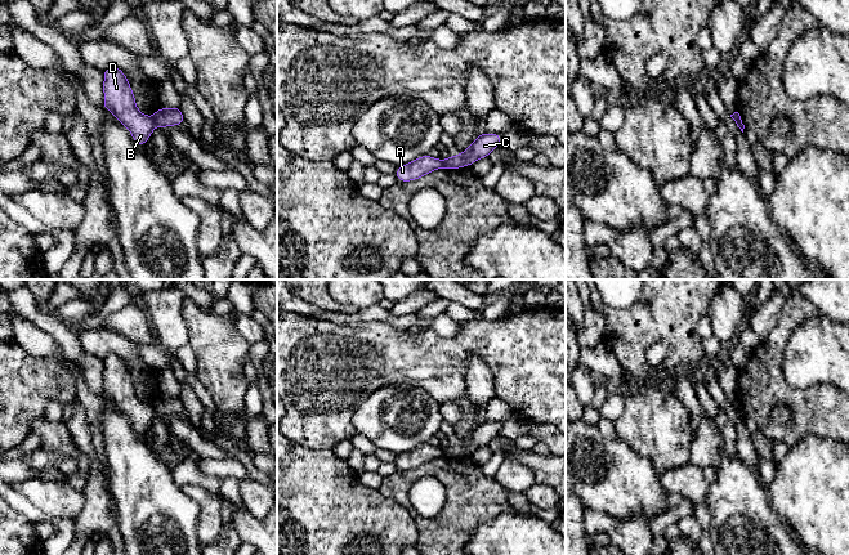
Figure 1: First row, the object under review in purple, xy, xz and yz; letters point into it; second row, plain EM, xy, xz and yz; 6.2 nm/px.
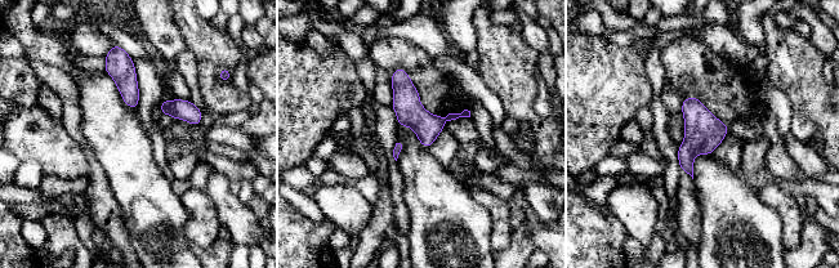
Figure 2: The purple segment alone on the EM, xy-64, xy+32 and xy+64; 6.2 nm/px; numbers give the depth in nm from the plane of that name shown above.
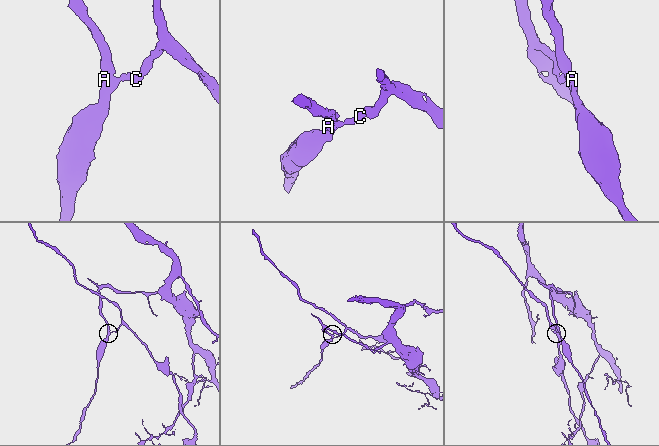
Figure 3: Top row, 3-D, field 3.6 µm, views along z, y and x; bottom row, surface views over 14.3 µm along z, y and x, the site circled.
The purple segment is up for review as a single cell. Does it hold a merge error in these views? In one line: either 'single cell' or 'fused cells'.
fused cells

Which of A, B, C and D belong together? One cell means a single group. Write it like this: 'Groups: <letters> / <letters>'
Groups: A B D / C

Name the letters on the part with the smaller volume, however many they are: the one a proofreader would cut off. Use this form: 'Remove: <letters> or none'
Remove: C

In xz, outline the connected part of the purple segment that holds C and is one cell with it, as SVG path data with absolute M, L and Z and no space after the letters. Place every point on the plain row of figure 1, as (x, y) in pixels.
M496 421L479 422L466 439L463 439L459 444L448 444L443 449L444 457L456 458L463 455L472 455L474 449L488 446L493 438L499 437L501 426L502 424Z

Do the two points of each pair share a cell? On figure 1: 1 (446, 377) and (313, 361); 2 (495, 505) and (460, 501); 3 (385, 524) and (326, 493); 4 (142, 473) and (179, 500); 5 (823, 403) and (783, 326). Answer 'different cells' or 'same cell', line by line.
1: same cell
2: same cell
3: same cell
4: same cell
5: same cell

